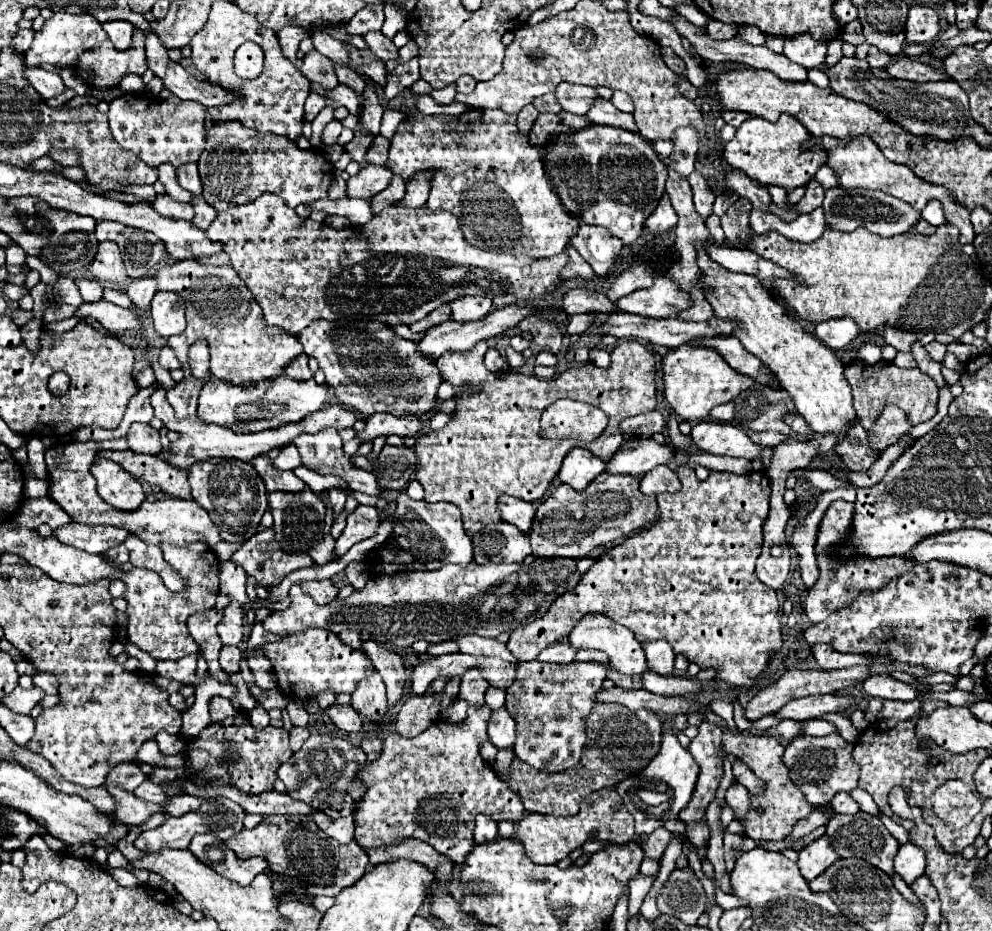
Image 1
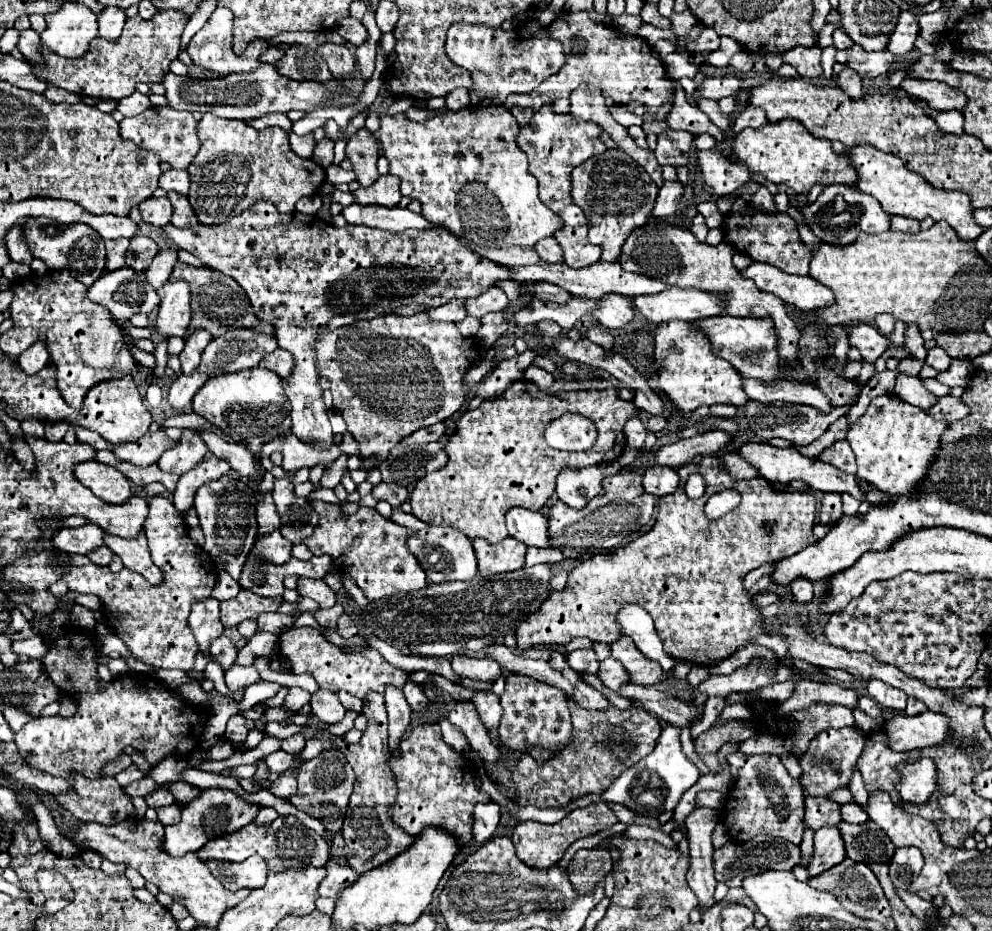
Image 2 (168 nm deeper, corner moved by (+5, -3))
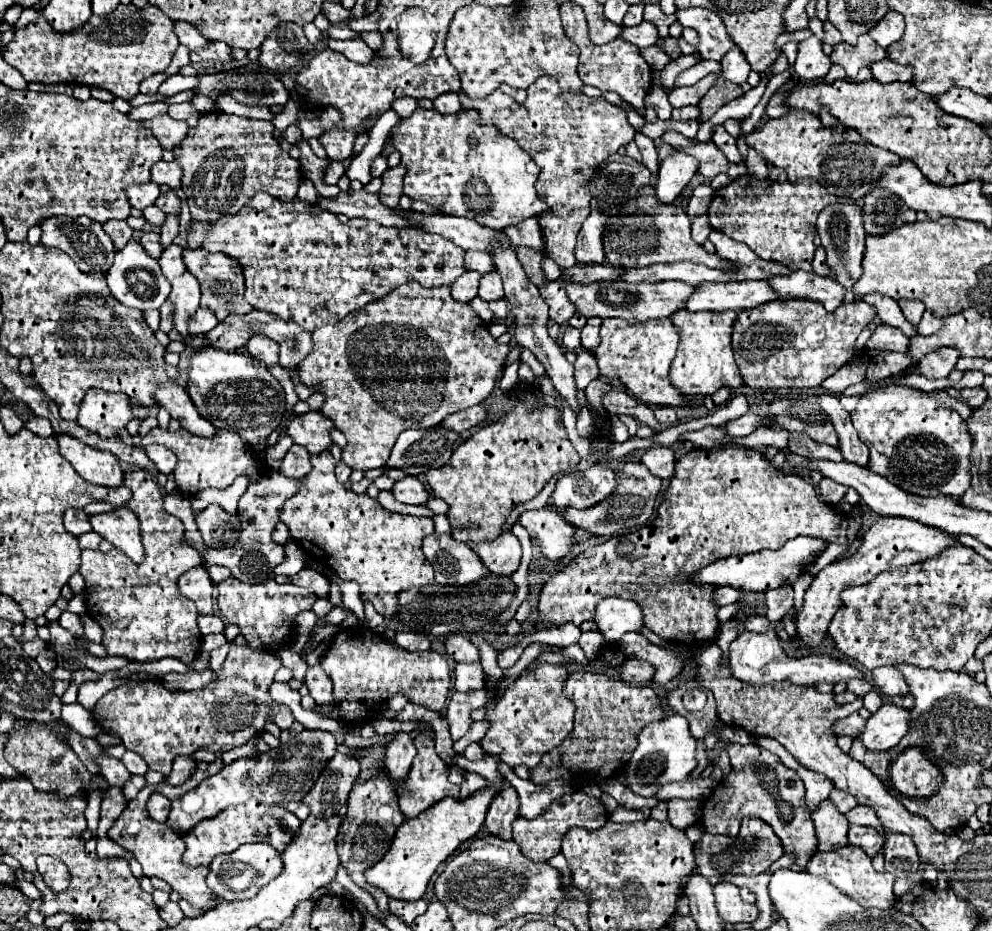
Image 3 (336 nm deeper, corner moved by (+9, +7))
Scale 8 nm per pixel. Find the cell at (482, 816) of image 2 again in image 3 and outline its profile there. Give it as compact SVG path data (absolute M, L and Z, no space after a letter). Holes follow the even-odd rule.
M465 771L463 773L463 783L461 783L461 799L467 799L471 793L483 789L487 785L485 777L477 775L477 773L471 773L471 771Z

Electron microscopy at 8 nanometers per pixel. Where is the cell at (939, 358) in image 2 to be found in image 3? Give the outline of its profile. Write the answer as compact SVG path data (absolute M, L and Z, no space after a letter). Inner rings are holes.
M941 347L941 349L921 357L917 369L927 379L943 379L943 377L947 377L955 369L955 363L959 361L959 357L961 357L961 353L957 349Z

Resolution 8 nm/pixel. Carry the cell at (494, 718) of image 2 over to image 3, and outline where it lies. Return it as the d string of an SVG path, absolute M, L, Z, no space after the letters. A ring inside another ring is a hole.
M457 663L455 667L455 689L457 691L475 691L485 687L481 663Z

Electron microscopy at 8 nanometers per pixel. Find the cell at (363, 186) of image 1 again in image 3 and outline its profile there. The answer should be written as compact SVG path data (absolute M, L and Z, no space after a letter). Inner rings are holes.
M399 165L399 167L389 167L385 173L383 173L383 187L379 191L379 197L381 197L381 203L385 203L387 207L397 207L399 205L399 199L403 195L403 177L405 177L405 167Z

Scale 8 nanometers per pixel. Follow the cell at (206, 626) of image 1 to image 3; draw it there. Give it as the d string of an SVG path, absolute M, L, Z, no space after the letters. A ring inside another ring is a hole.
M197 565L185 571L185 575L181 575L177 585L179 585L179 591L197 605L197 611L201 615L213 613L213 597L211 597L213 583L203 565Z

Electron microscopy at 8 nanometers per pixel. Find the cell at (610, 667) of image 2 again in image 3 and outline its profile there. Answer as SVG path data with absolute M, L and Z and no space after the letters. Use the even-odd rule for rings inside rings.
M627 659L621 667L621 679L629 685L647 685L653 681L653 665L641 659Z

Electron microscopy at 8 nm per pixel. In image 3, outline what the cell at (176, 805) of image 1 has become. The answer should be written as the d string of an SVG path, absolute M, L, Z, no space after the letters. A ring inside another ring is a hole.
M151 793L149 801L147 801L147 813L149 813L151 819L155 819L155 821L167 821L169 809L171 809L171 801L165 795Z

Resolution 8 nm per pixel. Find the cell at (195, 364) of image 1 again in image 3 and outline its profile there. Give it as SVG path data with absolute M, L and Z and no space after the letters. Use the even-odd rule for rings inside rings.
M199 307L195 313L193 313L193 319L189 319L189 333L191 335L197 335L197 333L209 333L215 325L217 325L217 317L211 309L207 307Z

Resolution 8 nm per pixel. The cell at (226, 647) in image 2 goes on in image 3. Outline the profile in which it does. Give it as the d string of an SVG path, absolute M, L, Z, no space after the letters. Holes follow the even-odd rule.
M199 615L199 617L197 617L197 625L199 625L201 635L225 631L225 623L223 623L217 615Z

